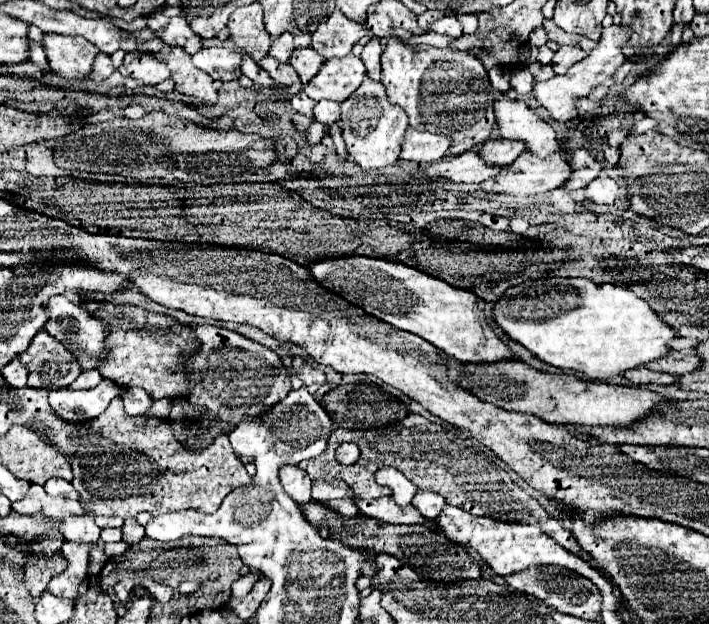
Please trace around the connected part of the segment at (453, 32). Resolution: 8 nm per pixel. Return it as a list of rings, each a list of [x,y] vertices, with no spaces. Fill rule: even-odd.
[[[444,16],[444,18],[436,20],[436,22],[432,22],[428,28],[432,32],[446,34],[446,36],[452,36],[452,38],[458,38],[462,34],[462,26],[460,26],[460,22],[454,16]]]

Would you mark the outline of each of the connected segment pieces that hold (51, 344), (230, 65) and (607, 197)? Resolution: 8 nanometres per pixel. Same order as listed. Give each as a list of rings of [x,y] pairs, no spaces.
[[[44,330],[34,336],[30,348],[22,352],[20,360],[30,366],[30,388],[68,388],[82,372],[74,354]]]
[[[202,48],[192,56],[192,64],[204,70],[212,80],[226,82],[240,78],[240,60],[242,54],[238,50],[228,48]]]
[[[600,174],[588,186],[586,186],[586,200],[594,202],[594,204],[614,204],[616,196],[618,196],[618,182],[608,178],[606,174]]]

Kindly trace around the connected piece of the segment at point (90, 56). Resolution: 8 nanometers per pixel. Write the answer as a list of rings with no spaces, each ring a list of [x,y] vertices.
[[[46,34],[44,50],[48,56],[50,70],[66,80],[84,80],[92,72],[92,62],[100,50],[82,40],[82,36],[60,36]]]

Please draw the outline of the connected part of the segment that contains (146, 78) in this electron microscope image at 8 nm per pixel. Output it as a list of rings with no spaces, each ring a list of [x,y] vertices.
[[[142,52],[126,54],[124,68],[130,78],[140,80],[142,84],[150,84],[150,86],[156,86],[170,76],[166,62],[160,62],[152,54],[142,54]]]

